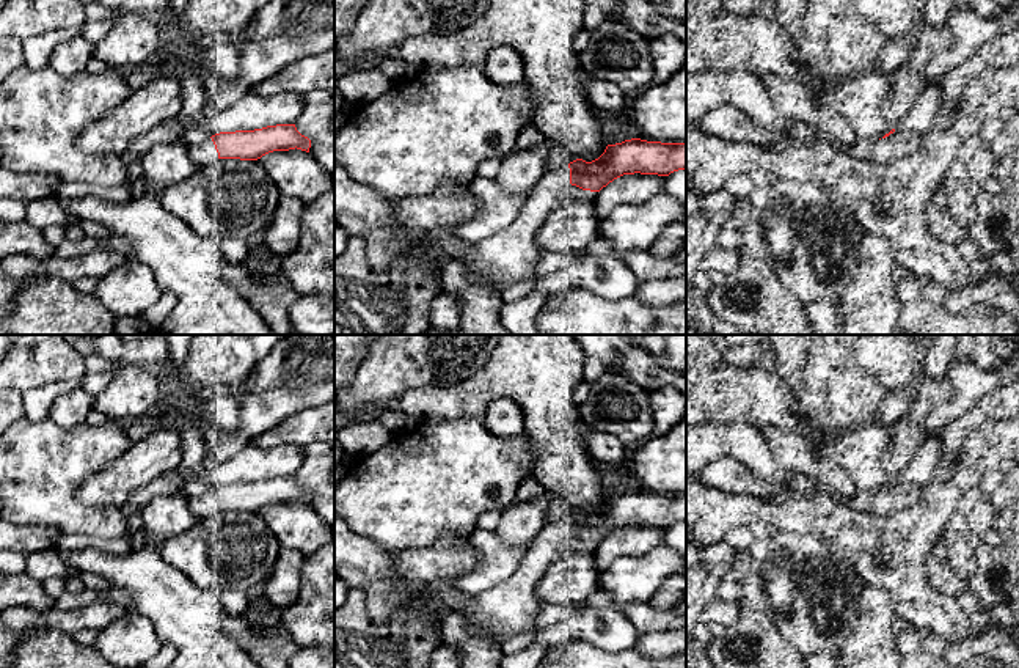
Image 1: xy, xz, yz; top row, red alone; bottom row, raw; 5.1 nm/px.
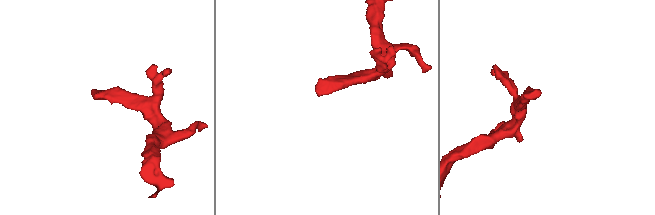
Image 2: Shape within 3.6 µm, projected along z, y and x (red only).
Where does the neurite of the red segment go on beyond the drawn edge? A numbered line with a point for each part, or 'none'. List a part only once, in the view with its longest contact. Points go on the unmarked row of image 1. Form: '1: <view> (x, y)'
1: xy (201, 506)

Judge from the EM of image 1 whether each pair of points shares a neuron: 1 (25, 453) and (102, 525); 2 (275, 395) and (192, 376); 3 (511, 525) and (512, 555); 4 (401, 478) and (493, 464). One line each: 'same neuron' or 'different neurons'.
1: same neuron
2: different neurons
3: different neurons
4: same neuron

